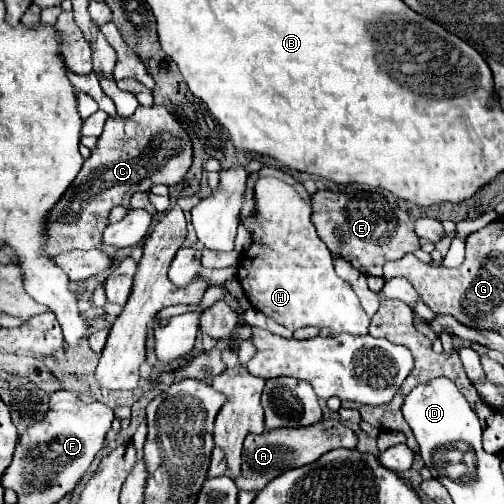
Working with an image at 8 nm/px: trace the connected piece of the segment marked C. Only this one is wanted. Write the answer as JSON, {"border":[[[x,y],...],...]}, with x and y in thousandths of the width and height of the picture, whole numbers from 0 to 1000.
{"border":[[[276,210],[256,234],[216,234],[185,306],[165,321],[149,361],[109,405],[93,440],[93,504],[185,496],[216,444],[216,421],[240,405],[256,413],[260,389],[308,365],[347,369],[363,357],[383,317],[383,286],[351,234],[327,210]]]}

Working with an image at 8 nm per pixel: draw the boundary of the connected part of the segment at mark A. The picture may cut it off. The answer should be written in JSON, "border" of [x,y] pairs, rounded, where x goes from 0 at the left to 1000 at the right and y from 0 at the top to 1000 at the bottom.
{"border":[[[637,833],[605,849],[546,849],[526,853],[522,861],[494,861],[482,881],[482,921],[466,960],[474,972],[518,972],[554,940],[589,925],[621,921],[653,893],[704,889],[704,885],[708,885],[704,857],[692,845],[677,841],[673,833]]]}

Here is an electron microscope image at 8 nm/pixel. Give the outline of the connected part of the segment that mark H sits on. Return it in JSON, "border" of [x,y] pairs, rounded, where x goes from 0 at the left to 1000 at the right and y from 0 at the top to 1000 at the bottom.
{"border":[[[538,349],[514,353],[506,365],[506,417],[486,437],[486,452],[498,460],[498,488],[478,504],[470,556],[478,560],[486,587],[506,615],[542,631],[550,643],[565,647],[577,659],[601,647],[629,647],[653,651],[657,663],[728,663],[736,631],[716,611],[716,599],[696,567],[665,544],[661,508],[653,504],[645,480],[629,468],[625,448],[617,444],[617,405],[605,401],[581,369]]]}

